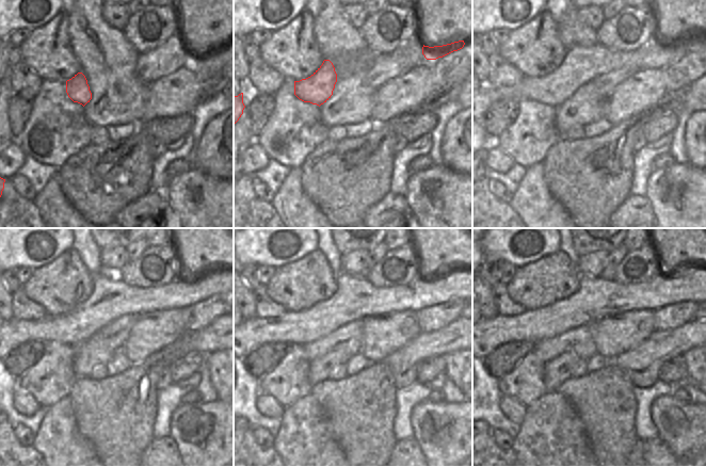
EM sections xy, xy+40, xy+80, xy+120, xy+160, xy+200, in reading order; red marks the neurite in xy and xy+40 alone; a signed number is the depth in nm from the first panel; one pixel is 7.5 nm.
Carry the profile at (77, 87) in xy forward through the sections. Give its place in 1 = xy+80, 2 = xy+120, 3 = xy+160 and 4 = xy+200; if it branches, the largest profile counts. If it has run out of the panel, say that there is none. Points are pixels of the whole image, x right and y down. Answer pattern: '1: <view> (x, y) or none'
1: xy+80 (581, 64)
2: xy+120 (111, 299)
3: xy+160 (355, 298)
4: xy+200 (596, 298)

